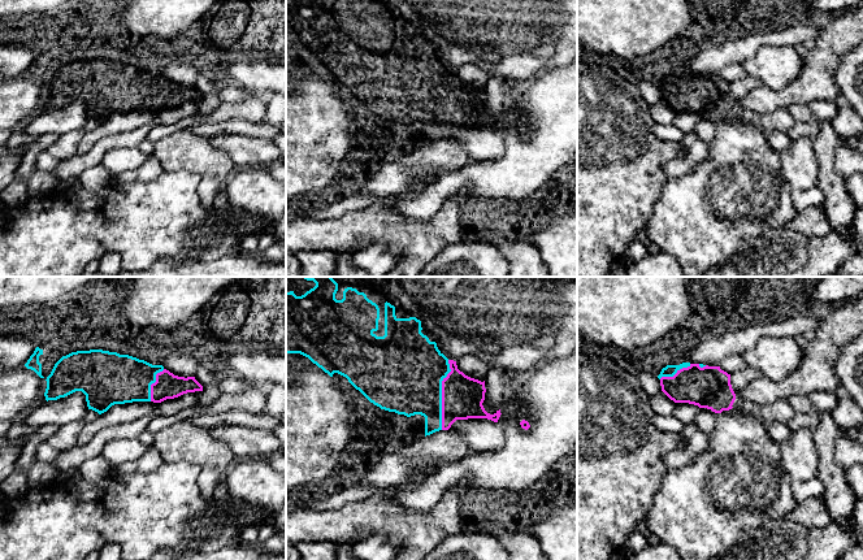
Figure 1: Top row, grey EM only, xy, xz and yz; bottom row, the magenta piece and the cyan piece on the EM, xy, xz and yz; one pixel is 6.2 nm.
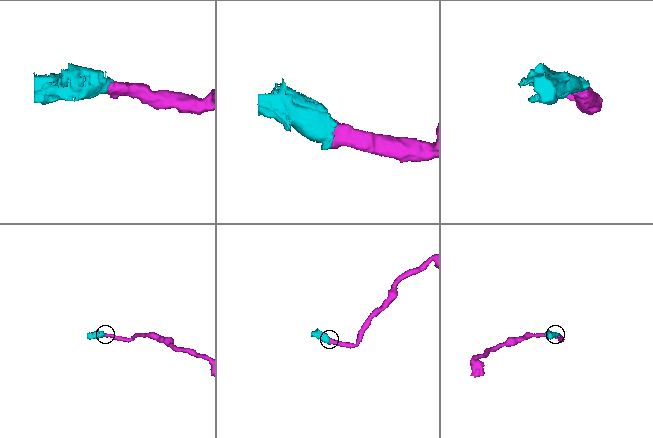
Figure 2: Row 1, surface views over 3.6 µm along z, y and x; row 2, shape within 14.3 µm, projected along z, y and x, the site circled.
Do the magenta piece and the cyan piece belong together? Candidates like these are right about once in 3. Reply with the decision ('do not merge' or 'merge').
merge

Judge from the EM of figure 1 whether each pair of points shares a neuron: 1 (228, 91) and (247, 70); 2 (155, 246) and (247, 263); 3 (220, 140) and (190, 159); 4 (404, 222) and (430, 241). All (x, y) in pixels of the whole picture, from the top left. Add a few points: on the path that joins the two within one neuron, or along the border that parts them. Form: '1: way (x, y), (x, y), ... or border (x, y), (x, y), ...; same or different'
1: border (222, 78), (256, 94); different
2: border (220, 256), (212, 260), (190, 260); different
3: border (211, 138), (211, 143), (221, 148), (234, 166); different
4: way (411, 222), (424, 234); same

